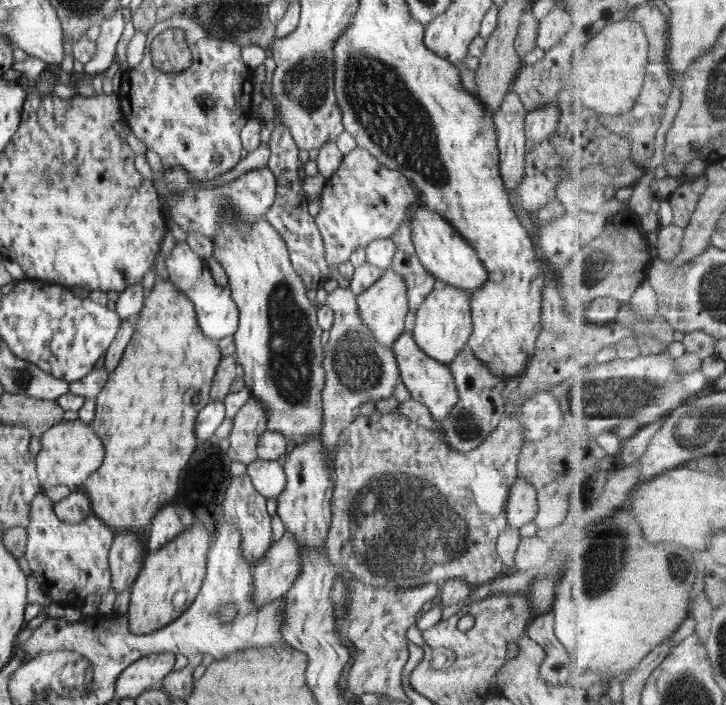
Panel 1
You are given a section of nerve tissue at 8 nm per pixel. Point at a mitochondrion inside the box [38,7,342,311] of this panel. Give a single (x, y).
(307, 84)

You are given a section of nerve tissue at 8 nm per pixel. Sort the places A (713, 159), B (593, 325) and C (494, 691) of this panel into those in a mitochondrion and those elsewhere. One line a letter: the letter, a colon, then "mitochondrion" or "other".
A: other
B: other
C: other

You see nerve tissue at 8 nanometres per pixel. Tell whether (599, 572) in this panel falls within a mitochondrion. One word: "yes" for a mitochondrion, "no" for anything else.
yes

